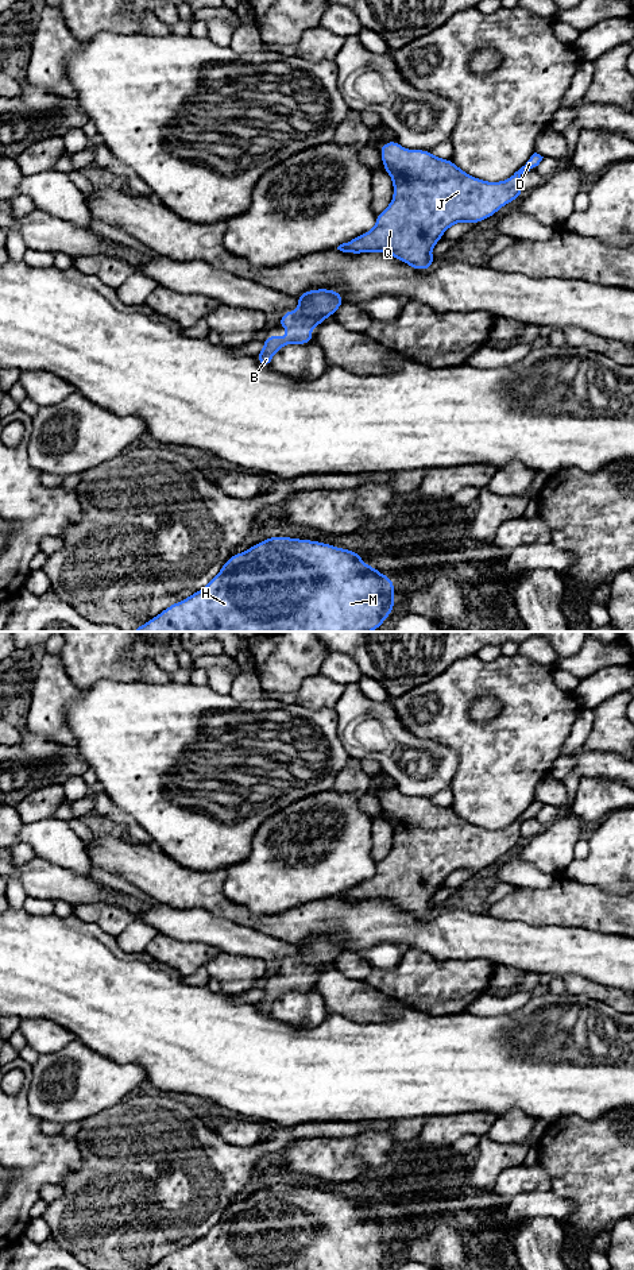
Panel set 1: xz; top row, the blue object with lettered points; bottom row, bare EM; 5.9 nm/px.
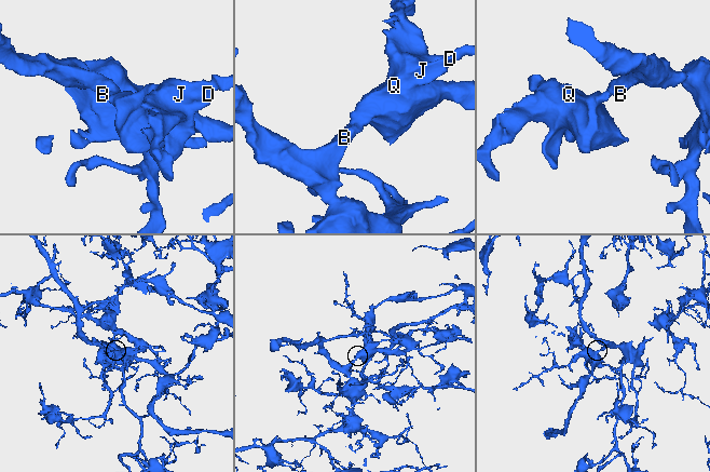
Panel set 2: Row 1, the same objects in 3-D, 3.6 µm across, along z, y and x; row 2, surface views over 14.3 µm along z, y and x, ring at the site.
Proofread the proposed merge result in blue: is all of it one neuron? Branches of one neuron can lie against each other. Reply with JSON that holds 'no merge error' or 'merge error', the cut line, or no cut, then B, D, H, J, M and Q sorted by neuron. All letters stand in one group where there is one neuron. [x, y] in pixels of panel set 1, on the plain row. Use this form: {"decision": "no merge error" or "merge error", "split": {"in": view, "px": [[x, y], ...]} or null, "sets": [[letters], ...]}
{"decision": "no merge error", "split": null, "sets": [["B", "D", "H", "J", "M", "Q"]]}

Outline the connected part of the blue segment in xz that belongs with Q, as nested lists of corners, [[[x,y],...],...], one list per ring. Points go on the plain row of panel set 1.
[[[388,788],[378,798],[383,807],[382,815],[393,827],[394,845],[390,853],[376,862],[376,871],[371,879],[340,892],[337,898],[347,902],[388,900],[421,919],[436,912],[430,899],[449,875],[463,869],[478,872],[519,846],[523,842],[519,833],[522,822],[536,818],[544,806],[534,800],[510,826],[487,830],[471,825],[452,807],[437,806],[428,798],[406,798],[397,788]]]

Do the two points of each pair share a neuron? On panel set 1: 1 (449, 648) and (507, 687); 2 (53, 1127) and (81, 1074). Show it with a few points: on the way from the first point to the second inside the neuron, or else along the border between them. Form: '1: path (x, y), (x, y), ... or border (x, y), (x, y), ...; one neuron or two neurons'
1: border (475, 653), (456, 659), (436, 675); two neurons
2: border (42, 1120), (55, 1120), (64, 1126); two neurons

